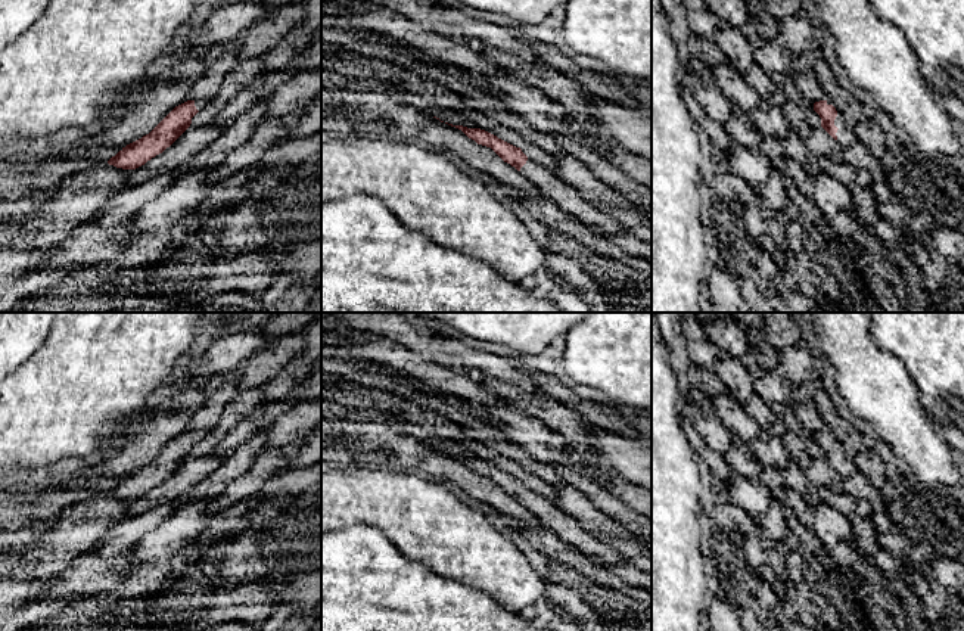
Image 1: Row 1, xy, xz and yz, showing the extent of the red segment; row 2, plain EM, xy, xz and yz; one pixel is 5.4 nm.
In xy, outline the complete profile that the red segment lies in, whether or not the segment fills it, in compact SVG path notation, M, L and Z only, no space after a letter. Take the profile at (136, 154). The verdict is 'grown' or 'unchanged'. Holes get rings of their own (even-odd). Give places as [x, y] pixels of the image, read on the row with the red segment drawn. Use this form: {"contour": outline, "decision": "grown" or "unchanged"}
{"contour": "M187 100L175 106L149 134L122 147L108 164L136 170L170 147L192 124L208 100Z", "decision": "grown"}

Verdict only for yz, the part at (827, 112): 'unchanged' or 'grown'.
grown

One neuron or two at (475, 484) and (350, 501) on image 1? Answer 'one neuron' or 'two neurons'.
two neurons

